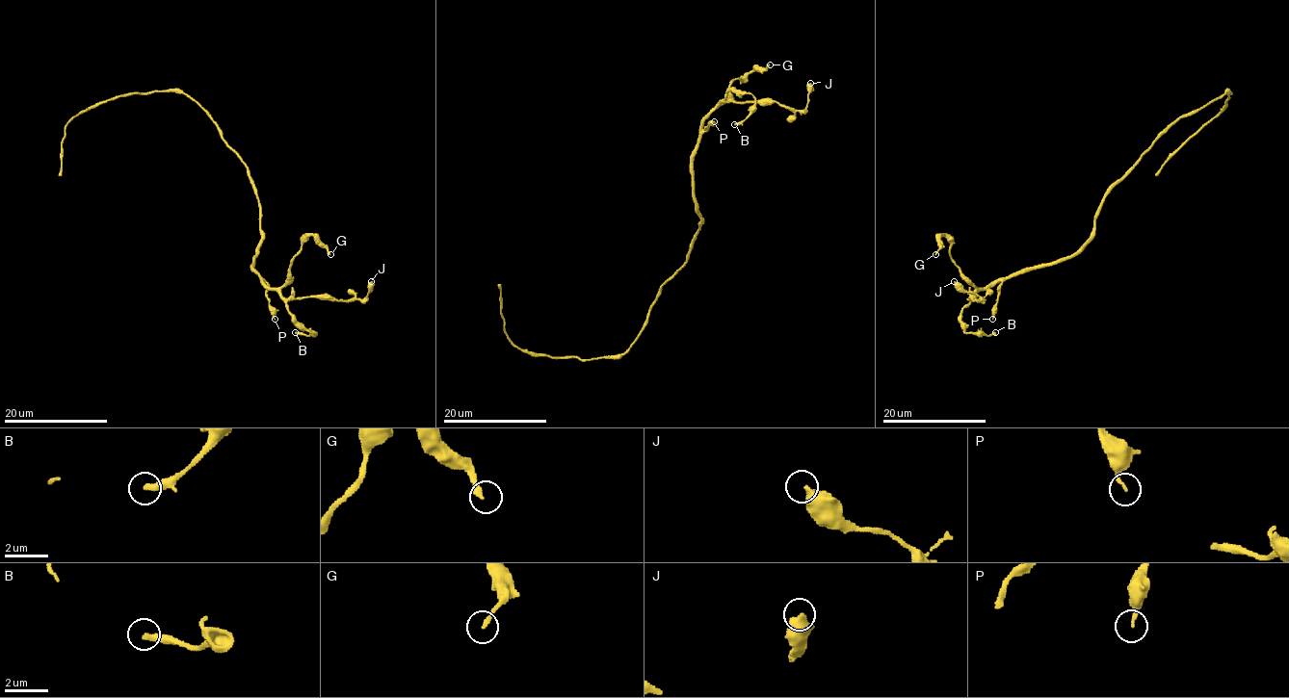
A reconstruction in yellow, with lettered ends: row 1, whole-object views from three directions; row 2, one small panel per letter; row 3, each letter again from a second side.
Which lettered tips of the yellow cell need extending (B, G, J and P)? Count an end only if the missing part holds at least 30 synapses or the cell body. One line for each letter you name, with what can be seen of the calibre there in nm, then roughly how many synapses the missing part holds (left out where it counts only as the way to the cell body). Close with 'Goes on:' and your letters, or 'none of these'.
Goes on: none of these

